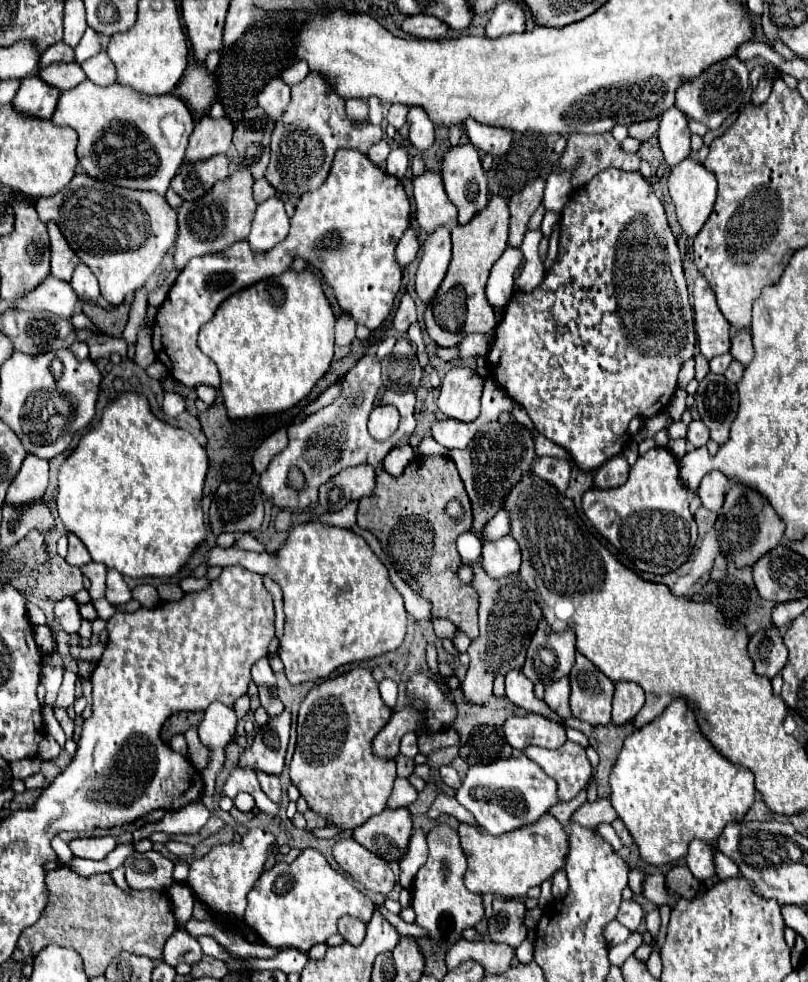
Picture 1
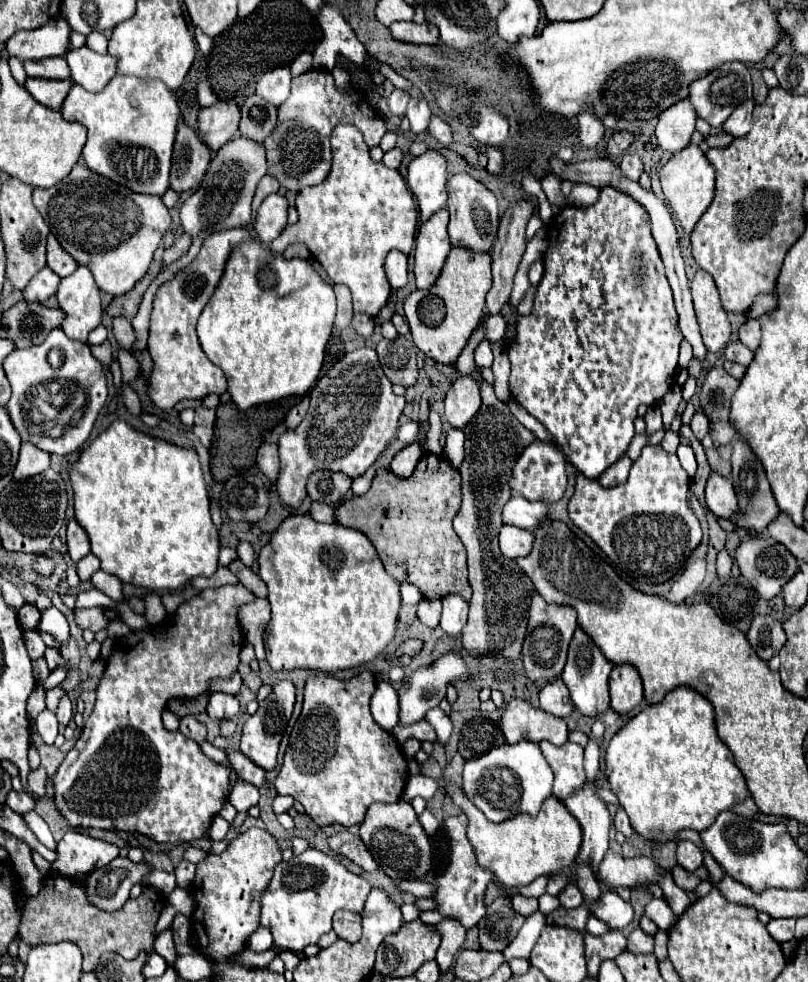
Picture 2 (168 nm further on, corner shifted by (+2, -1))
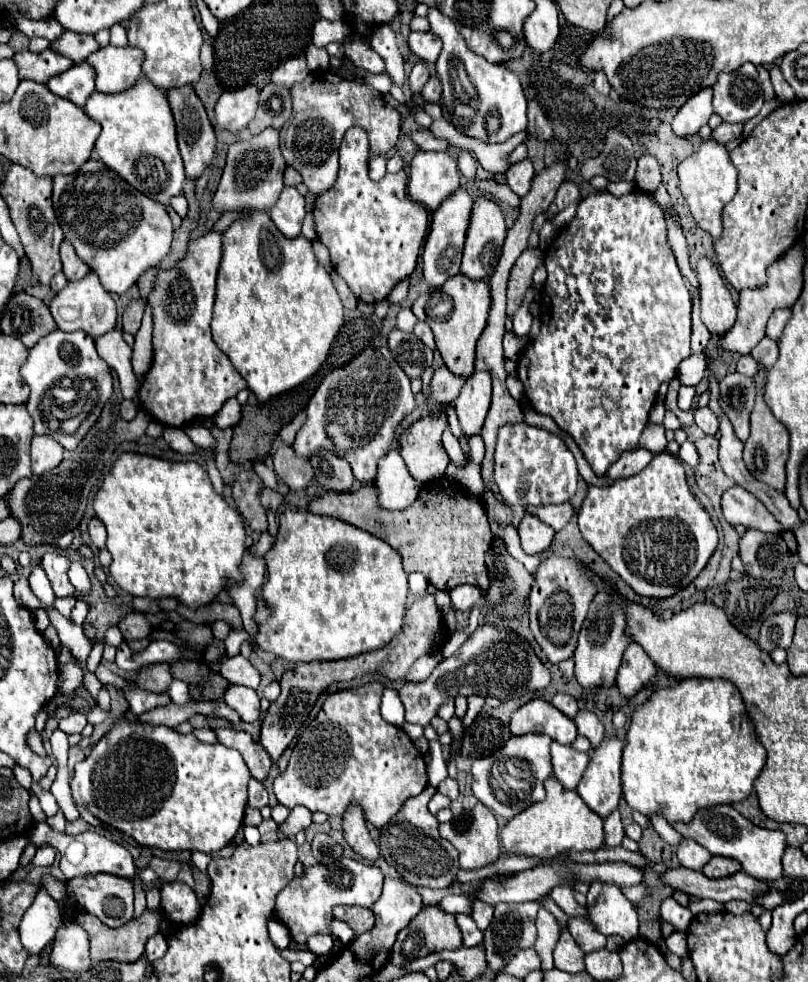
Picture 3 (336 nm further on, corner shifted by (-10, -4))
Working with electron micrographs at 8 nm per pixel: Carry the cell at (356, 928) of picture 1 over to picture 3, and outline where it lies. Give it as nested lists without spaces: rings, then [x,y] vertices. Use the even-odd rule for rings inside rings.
[[[335,906],[333,916],[337,920],[347,922],[355,930],[357,936],[371,930],[371,926],[375,922],[371,908],[361,908],[361,906]]]

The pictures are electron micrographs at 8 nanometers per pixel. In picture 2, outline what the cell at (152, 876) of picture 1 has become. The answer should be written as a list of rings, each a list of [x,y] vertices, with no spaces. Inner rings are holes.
[[[115,857],[107,867],[91,871],[85,879],[89,899],[105,911],[115,911],[129,899],[129,889],[141,885],[151,871],[153,867],[147,861],[133,863],[129,857]]]

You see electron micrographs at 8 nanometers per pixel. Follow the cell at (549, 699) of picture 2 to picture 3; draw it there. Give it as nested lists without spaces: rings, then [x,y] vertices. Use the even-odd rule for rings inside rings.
[[[557,692],[551,702],[553,702],[555,708],[559,708],[559,710],[561,710],[565,716],[569,716],[569,718],[575,718],[575,714],[577,714],[577,710],[579,710],[577,700],[575,700],[573,696],[569,696],[569,694],[563,694],[563,692]]]

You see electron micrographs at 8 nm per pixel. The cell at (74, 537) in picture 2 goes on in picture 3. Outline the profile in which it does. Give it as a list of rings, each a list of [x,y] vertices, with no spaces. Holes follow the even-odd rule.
[[[93,518],[89,522],[89,536],[91,536],[91,540],[93,540],[93,544],[97,548],[105,548],[105,536],[107,536],[107,532],[105,532],[105,526],[103,526],[103,522],[99,518]]]

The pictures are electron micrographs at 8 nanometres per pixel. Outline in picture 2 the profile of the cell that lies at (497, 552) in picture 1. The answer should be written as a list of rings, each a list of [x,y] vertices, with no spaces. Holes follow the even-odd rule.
[[[503,525],[501,533],[499,533],[499,547],[501,553],[507,555],[509,559],[517,559],[517,557],[527,557],[531,551],[531,541],[533,539],[533,531],[527,529],[517,529],[511,525]]]

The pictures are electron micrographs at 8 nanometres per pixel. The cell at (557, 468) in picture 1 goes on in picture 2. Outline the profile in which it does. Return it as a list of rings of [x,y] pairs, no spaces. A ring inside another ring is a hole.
[[[535,441],[531,443],[519,457],[519,461],[513,467],[513,475],[509,479],[509,485],[513,493],[519,493],[527,497],[529,501],[559,501],[567,487],[567,473],[565,473],[567,461],[565,455],[547,441]]]

